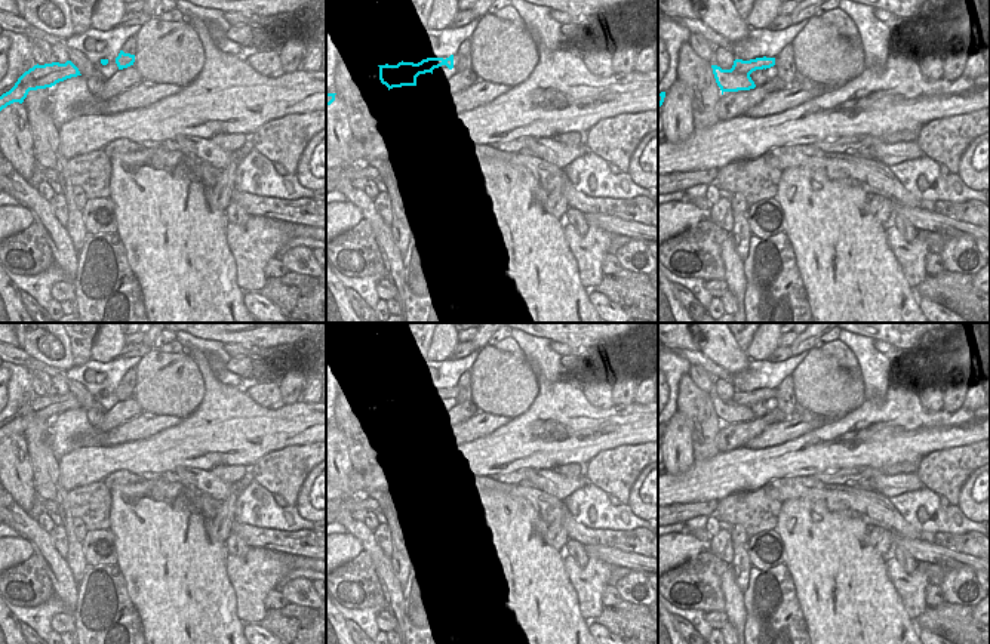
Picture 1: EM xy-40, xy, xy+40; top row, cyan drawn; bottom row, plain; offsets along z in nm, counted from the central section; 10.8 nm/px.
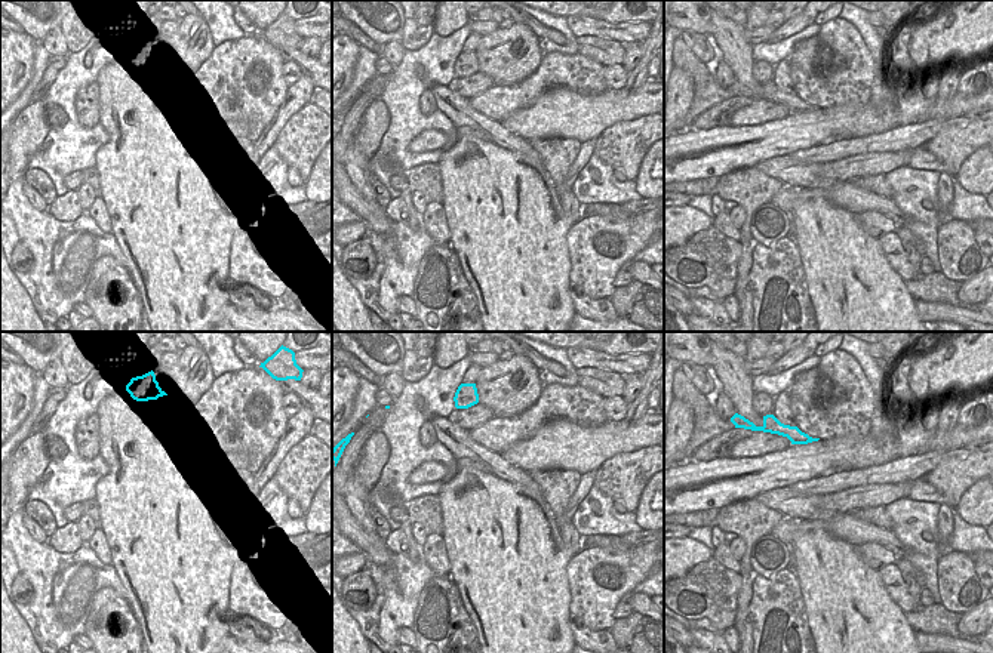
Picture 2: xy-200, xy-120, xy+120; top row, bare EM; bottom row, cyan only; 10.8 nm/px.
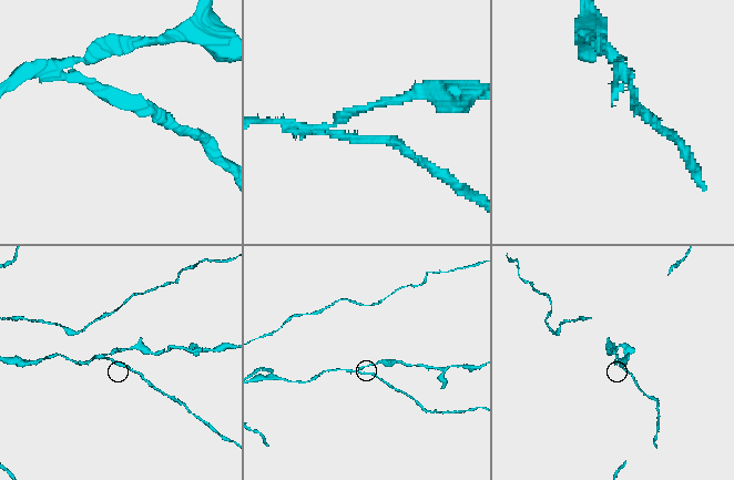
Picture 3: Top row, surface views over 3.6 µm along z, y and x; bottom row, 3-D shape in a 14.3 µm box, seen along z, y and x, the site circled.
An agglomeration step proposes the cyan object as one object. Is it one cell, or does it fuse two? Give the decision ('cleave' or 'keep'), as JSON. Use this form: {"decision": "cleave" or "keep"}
{"decision": "cleave"}

